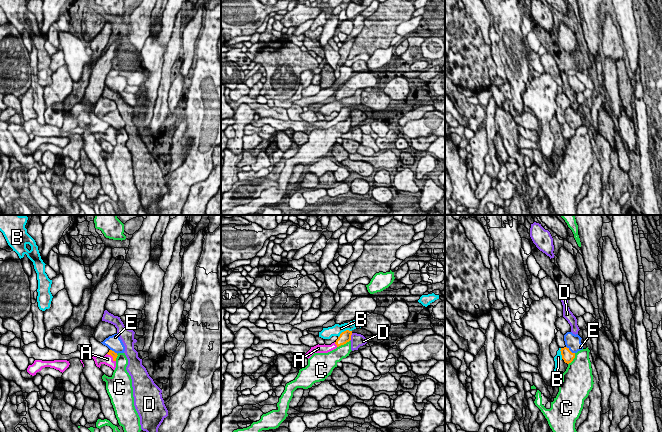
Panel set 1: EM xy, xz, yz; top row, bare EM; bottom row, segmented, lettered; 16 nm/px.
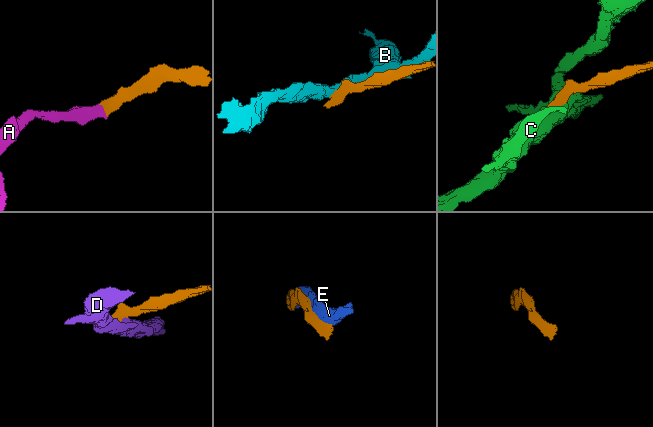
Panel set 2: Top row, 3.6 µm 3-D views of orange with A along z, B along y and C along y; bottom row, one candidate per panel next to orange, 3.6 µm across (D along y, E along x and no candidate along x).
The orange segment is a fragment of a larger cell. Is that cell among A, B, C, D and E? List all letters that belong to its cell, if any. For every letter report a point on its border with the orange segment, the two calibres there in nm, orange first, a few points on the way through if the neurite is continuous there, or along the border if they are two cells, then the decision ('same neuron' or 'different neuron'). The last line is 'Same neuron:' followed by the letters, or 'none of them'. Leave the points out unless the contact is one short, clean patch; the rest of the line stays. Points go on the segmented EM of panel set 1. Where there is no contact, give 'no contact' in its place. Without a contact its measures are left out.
A: xz (335, 343) | 170/130 nm | across xz (345, 336), (335, 343), (329, 348), (324, 348) | same neuron
B: xz (344, 331) | 170/180 nm | along xz (351, 330), (345, 330), (338, 337) | different neuron
C: xz (343, 344) | 170/220 nm | along xz (349, 340), (337, 347) | different neuron
D: xz (350, 337) | 170/220 nm | along xz (352, 333), (349, 340) | different neuron
E: yz (569, 350) | 180/240 nm | different neuron
Same neuron: A

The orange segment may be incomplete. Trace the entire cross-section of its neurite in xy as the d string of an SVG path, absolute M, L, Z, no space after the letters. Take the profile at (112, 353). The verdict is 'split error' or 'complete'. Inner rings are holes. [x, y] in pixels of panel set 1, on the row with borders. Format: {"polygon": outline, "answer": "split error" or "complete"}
{"polygon": "M109 350L109 352L104 356L93 356L92 358L95 361L95 364L97 367L100 368L102 364L105 364L109 367L111 367L113 370L116 368L116 358L117 358L117 353L115 353L112 350Z", "answer": "split error"}

